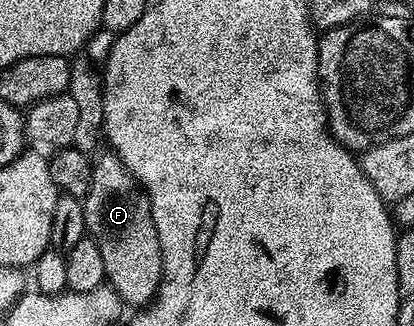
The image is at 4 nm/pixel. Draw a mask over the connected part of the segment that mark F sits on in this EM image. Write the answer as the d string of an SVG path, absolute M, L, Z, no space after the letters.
M113 153L102 155L93 160L92 181L85 199L82 200L84 209L84 221L89 238L100 249L100 257L104 257L104 273L109 286L122 298L123 304L131 308L141 309L153 300L162 283L162 254L160 253L160 241L156 233L156 227L150 216L150 201L146 198L146 192L142 190L139 182L131 171L127 171L122 160Z

